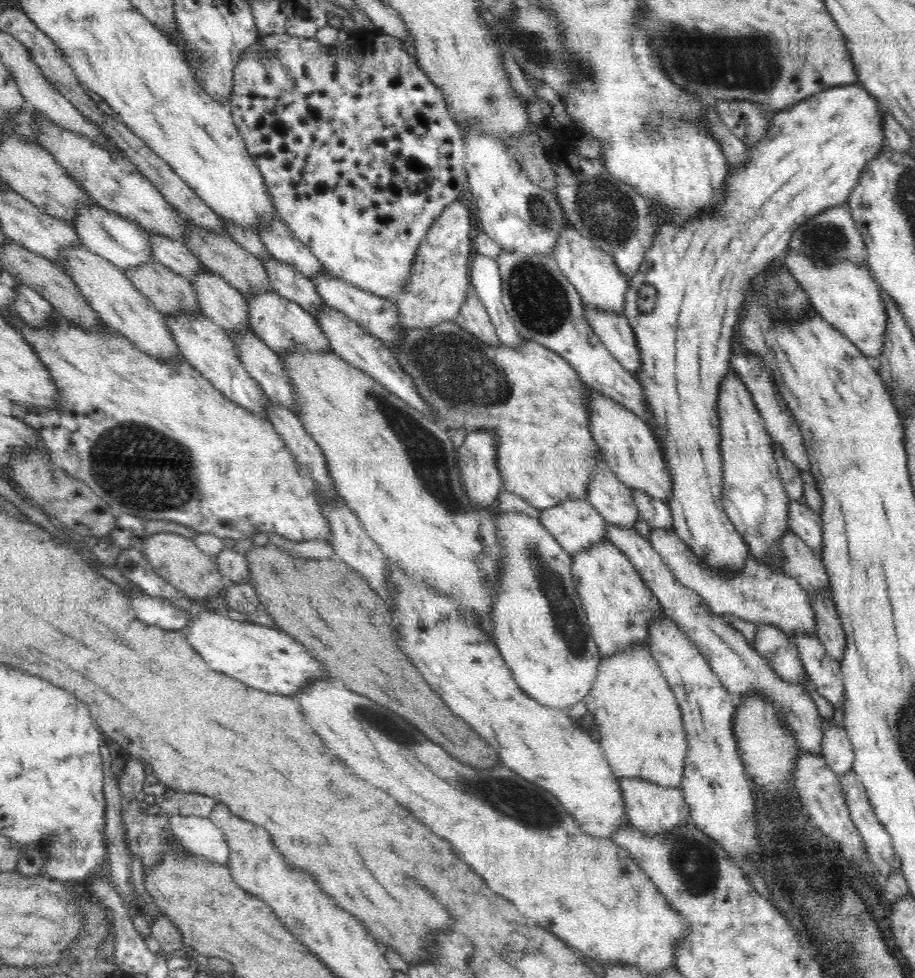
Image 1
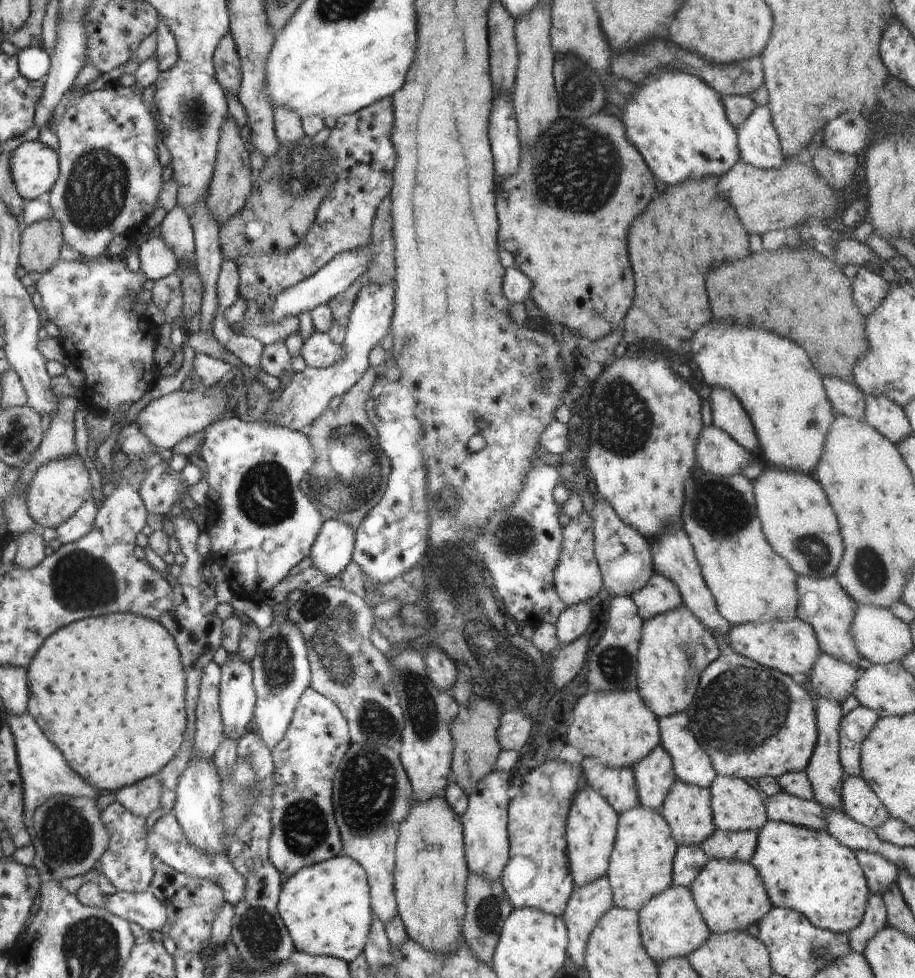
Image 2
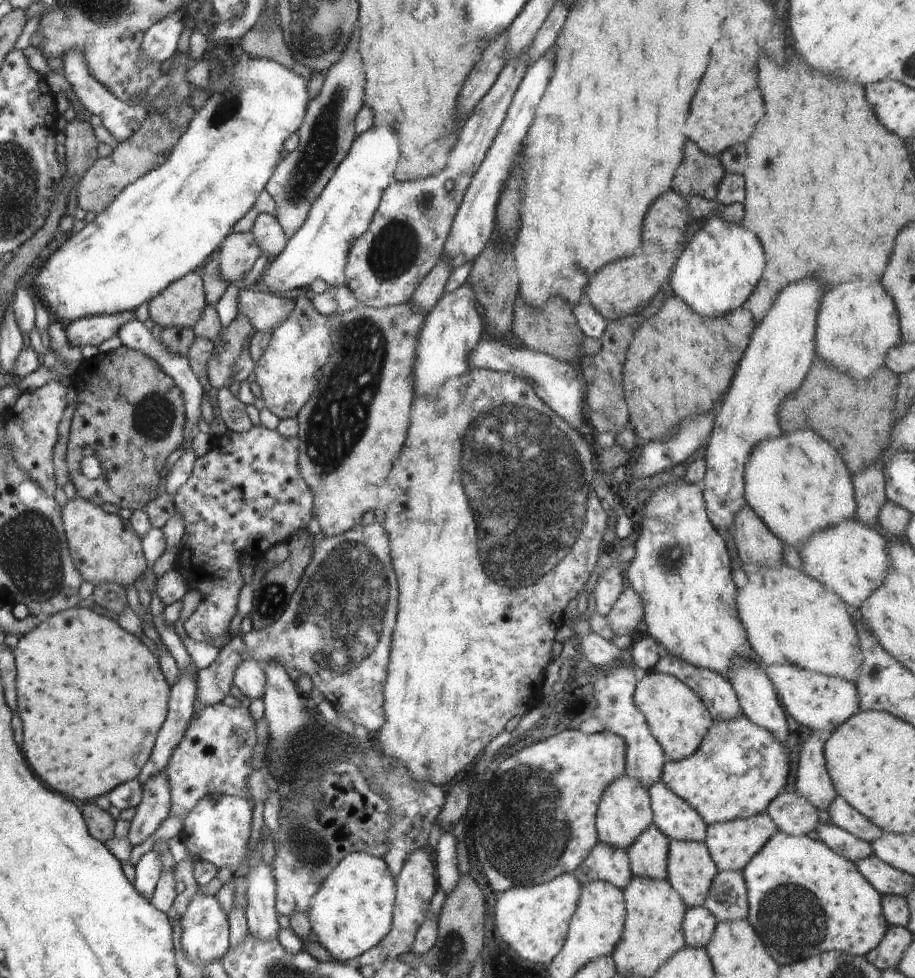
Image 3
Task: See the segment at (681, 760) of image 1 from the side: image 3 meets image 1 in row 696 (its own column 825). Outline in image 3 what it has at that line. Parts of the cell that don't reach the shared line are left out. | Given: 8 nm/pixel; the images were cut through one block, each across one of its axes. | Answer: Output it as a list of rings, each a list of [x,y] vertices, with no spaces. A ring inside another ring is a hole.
[[[784,562],[778,568],[757,567],[747,575],[748,582],[736,595],[737,611],[747,632],[748,642],[764,666],[774,663],[796,665],[810,672],[838,677],[855,684],[862,660],[859,638],[851,610],[840,596],[804,571]]]

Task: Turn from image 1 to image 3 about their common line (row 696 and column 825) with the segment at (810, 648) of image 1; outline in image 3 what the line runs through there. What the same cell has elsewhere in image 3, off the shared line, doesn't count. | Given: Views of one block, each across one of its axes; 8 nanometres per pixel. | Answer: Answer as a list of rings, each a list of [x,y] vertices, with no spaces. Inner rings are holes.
[[[820,822],[816,831],[821,842],[831,848],[832,852],[838,853],[853,863],[873,854],[871,844],[868,841],[862,840],[832,823]]]

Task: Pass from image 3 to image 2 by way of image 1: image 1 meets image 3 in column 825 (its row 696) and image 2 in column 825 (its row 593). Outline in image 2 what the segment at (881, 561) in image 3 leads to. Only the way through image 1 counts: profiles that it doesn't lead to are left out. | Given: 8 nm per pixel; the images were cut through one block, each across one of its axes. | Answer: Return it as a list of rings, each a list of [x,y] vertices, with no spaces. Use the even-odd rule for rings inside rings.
[[[773,466],[752,480],[752,484],[757,516],[764,537],[772,550],[788,562],[796,575],[816,579],[834,576],[840,560],[842,560],[844,544],[840,528],[838,528],[839,522],[836,522],[833,509],[816,478],[812,474]]]

